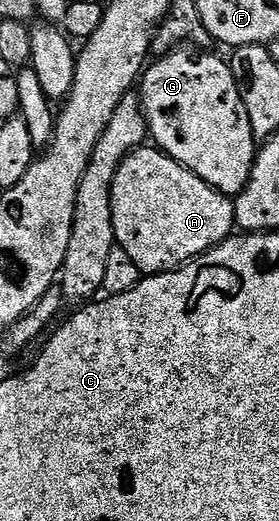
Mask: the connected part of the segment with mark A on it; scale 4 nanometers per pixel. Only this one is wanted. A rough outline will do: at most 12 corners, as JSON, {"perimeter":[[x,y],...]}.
{"perimeter":[[153,145],[115,173],[116,246],[146,276],[234,234],[230,196]]}

